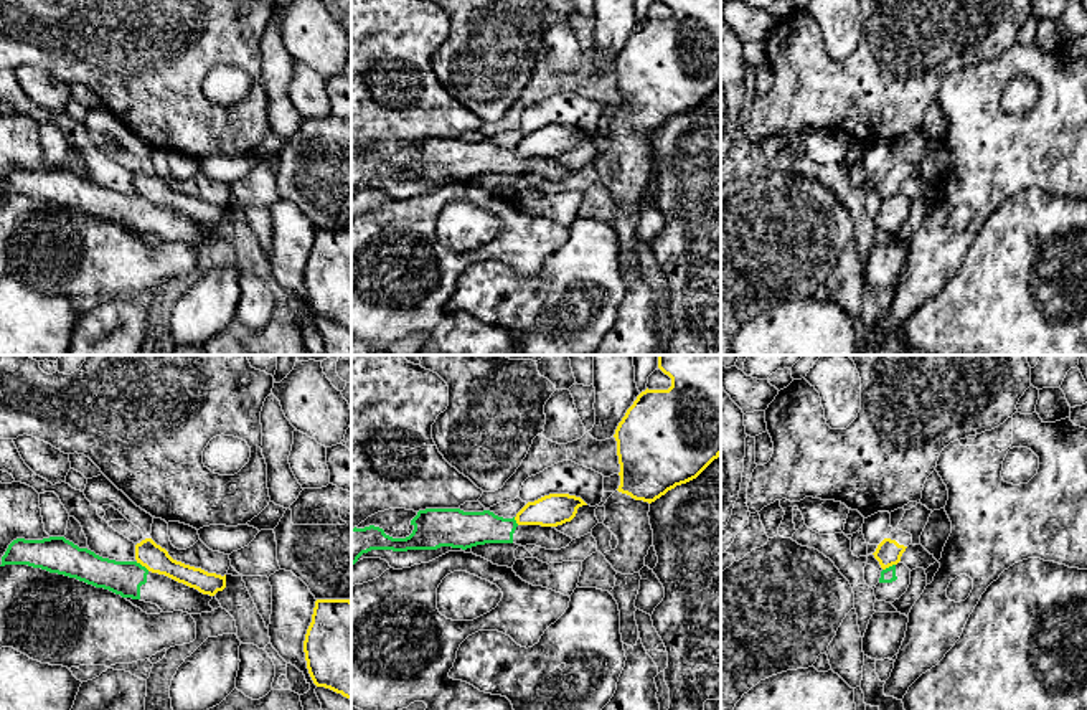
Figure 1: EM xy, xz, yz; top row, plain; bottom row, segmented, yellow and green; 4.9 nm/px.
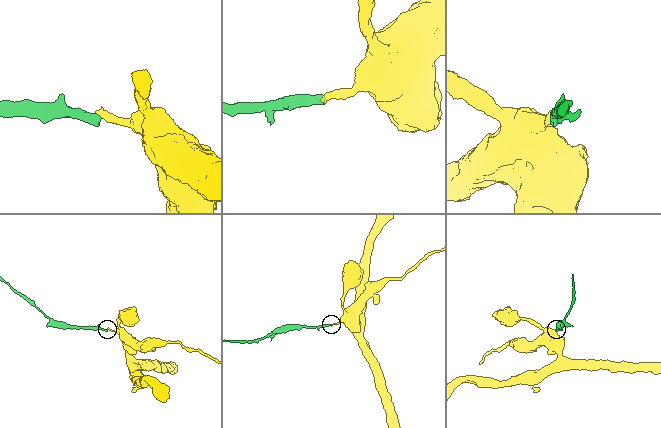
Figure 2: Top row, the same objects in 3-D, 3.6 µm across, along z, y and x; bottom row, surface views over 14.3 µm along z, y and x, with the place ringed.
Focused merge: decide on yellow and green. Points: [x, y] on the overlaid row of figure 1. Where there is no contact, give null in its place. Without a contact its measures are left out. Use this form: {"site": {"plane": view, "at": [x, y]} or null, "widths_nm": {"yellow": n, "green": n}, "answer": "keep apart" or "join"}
{"site": {"plane": "xy", "at": [142, 565]}, "widths_nm": {"yellow": 130, "green": 170}, "answer": "keep apart"}

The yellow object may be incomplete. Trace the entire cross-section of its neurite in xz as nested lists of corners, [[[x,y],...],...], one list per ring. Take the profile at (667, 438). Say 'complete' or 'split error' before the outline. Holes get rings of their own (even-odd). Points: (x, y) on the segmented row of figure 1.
complete; [[[658,355],[658,368],[671,378],[671,386],[642,391],[614,434],[620,464],[617,490],[648,504],[696,479],[721,456],[721,355]]]

